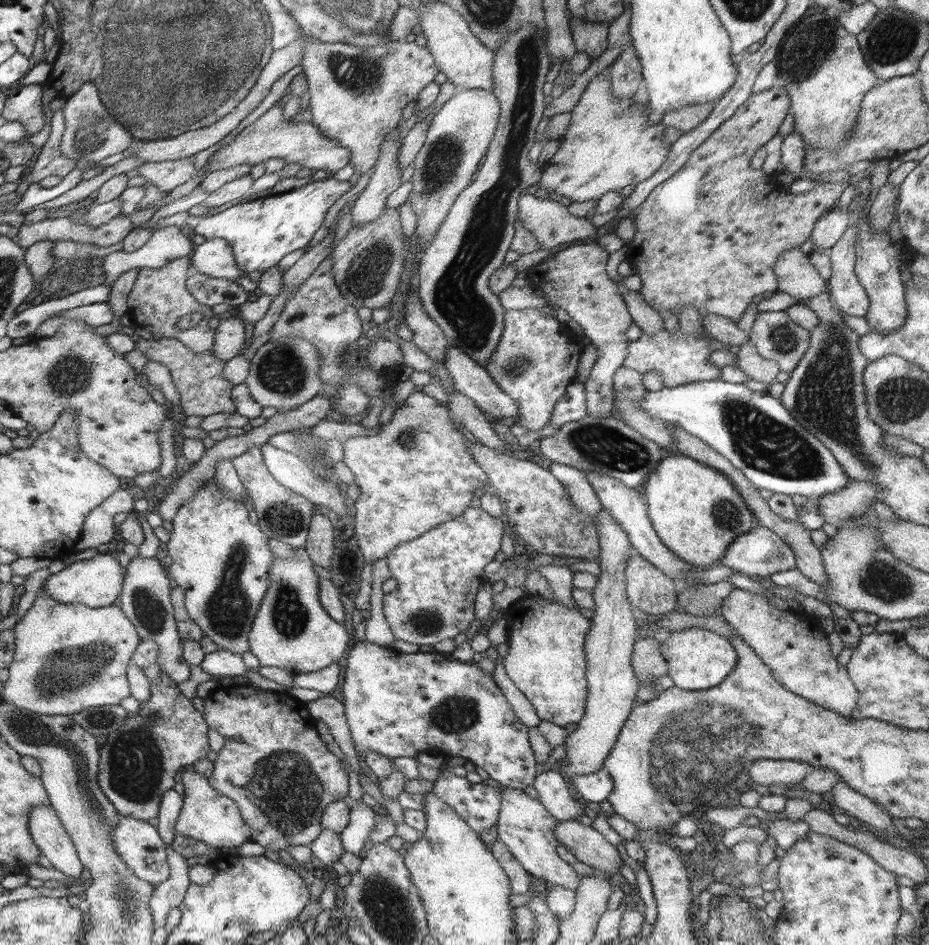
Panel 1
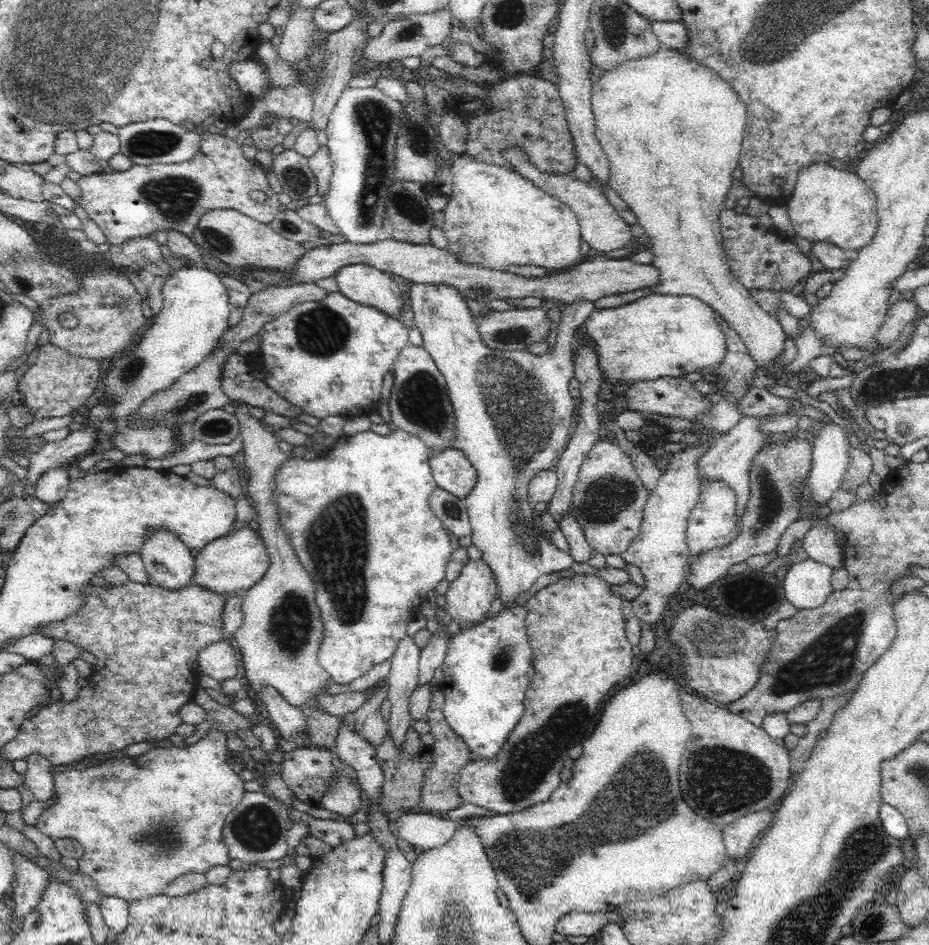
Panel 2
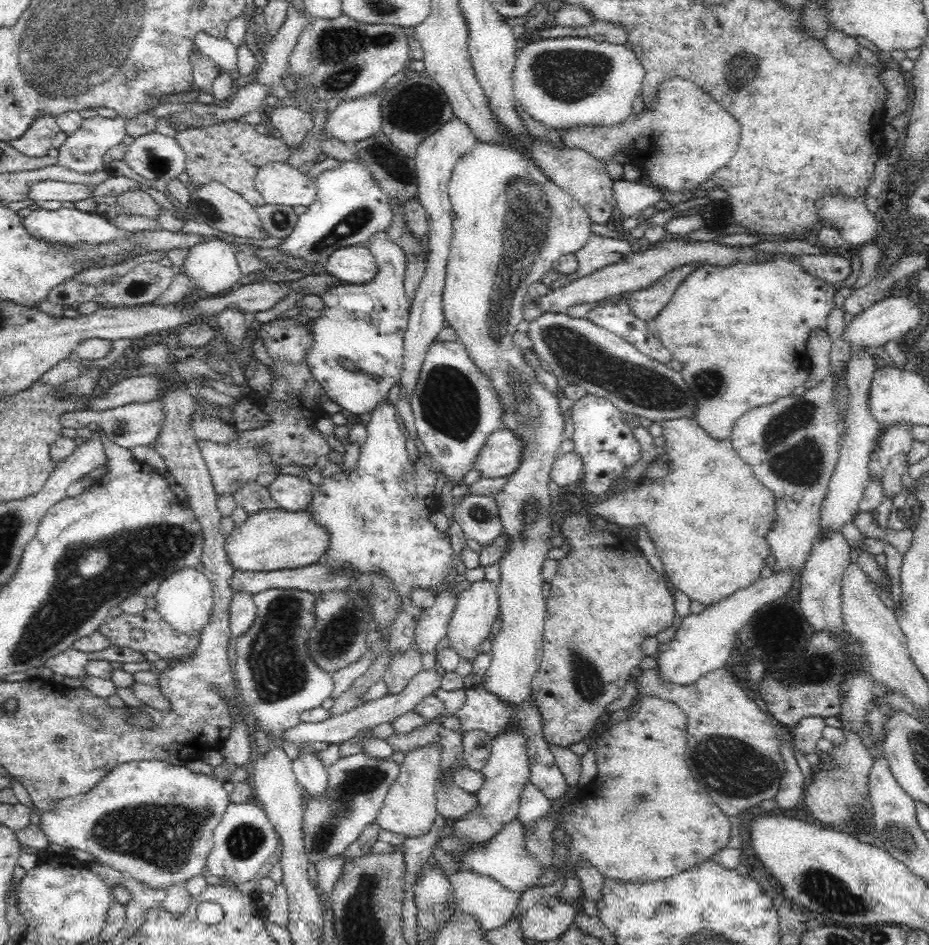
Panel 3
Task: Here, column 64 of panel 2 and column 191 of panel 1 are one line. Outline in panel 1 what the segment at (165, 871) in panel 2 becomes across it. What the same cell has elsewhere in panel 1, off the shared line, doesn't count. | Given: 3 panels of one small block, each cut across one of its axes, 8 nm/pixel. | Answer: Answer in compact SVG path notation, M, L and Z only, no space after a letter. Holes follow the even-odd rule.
M196 771L184 772L181 778L184 785L183 805L180 811L175 832L201 840L215 849L239 847L251 838L251 827L242 817L241 810L234 799L217 791L210 779Z

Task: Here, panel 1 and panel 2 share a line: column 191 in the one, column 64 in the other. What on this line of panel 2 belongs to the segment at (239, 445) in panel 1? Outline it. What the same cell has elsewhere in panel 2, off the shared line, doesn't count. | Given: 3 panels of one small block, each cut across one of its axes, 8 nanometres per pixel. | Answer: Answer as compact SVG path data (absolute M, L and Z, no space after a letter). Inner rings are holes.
M61 465L50 468L36 480L35 498L48 504L61 502L66 497L70 483L68 467Z

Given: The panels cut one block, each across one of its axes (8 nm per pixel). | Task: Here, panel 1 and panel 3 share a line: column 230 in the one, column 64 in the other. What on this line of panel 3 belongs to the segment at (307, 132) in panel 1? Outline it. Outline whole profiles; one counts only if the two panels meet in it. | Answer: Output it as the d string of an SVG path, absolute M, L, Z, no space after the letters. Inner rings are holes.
M96 115L85 118L81 122L81 127L71 135L68 135L66 140L64 140L64 144L60 146L57 165L78 173L92 173L105 170L104 155L112 147L120 144L126 134L126 122L120 116L107 118Z

